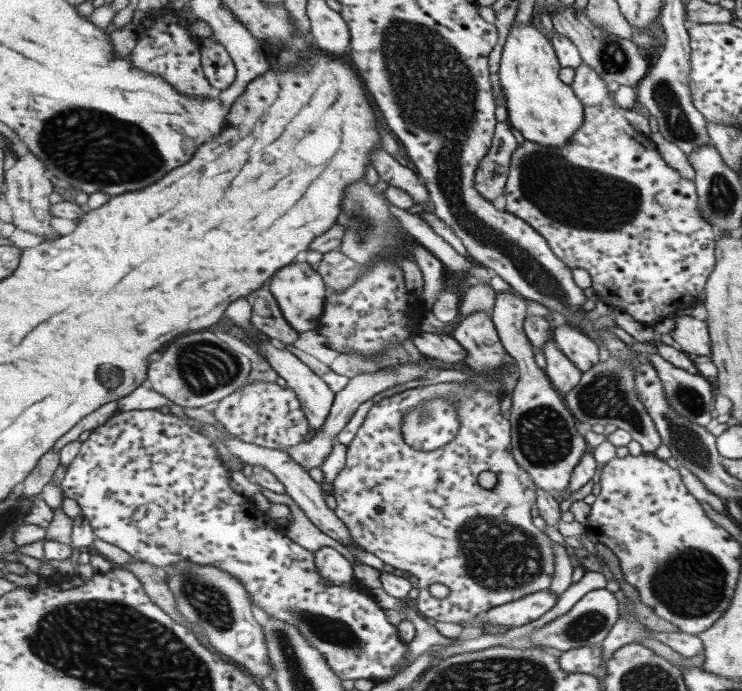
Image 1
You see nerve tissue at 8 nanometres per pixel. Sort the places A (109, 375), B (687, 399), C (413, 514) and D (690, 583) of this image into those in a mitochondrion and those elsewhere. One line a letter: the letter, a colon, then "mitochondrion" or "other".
A: mitochondrion
B: mitochondrion
C: other
D: mitochondrion

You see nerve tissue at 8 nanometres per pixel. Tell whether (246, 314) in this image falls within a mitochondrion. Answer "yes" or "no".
no

